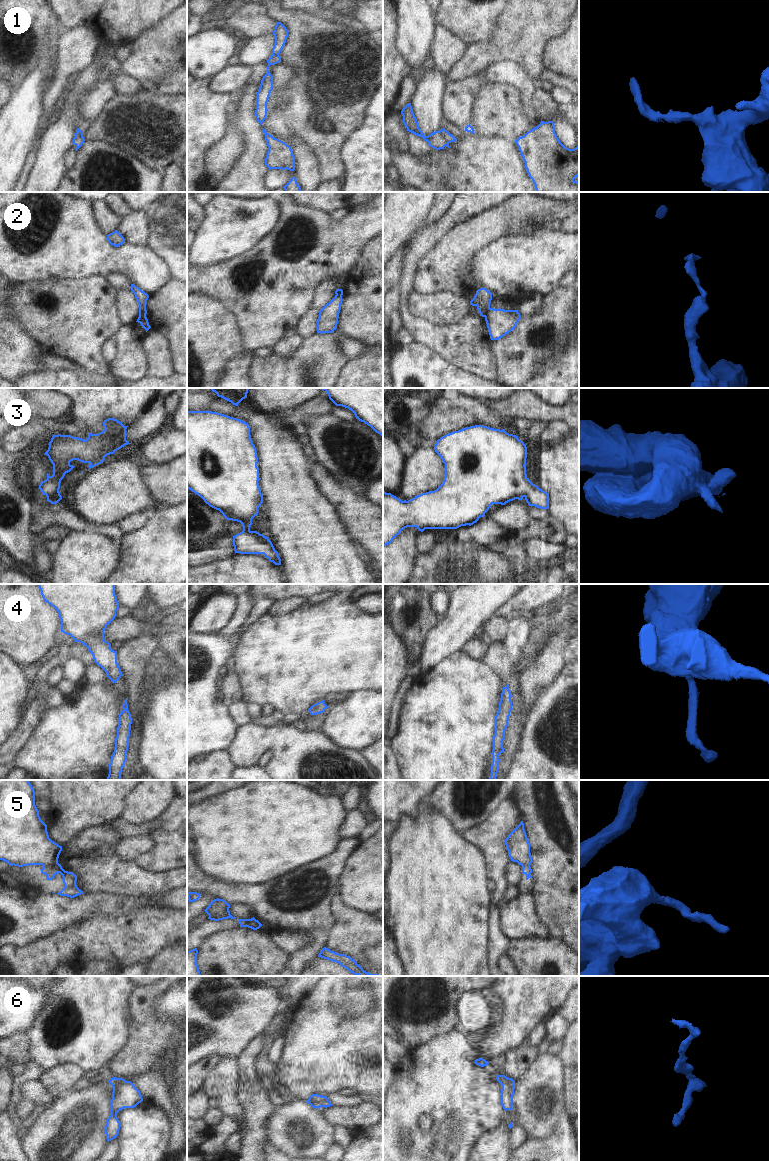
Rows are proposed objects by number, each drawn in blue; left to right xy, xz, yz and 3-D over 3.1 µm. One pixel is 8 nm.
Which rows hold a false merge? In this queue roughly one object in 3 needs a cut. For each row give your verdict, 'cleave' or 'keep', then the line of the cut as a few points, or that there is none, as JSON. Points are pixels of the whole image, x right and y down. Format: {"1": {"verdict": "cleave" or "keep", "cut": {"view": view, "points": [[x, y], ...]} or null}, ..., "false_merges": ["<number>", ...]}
{"1": {"verdict": "cleave", "cut": {"view": "yz", "points": [[439, 131], [448, 143]]}}, "2": {"verdict": "cleave", "cut": {"view": "yz", "points": [[490, 308], [484, 316]]}}, "3": {"verdict": "keep", "cut": null}, "4": {"verdict": "keep", "cut": null}, "5": {"verdict": "cleave", "cut": {"view": "xy", "points": [[58, 863], [43, 866]]}}, "6": {"verdict": "keep", "cut": null}, "false_merges": ["1", "2", "5"]}

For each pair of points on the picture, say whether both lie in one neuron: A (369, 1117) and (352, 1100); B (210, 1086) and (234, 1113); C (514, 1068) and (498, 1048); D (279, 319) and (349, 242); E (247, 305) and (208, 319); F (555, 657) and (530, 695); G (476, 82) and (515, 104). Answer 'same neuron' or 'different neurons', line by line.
A: different neurons
B: same neuron
C: different neurons
D: same neuron
E: different neurons
F: same neuron
G: different neurons

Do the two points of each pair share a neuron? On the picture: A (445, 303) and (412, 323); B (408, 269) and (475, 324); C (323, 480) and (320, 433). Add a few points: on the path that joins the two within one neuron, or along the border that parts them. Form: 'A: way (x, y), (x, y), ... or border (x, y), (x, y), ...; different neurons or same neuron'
A: border (407, 299), (409, 310), (415, 316), (444, 326); different neurons
B: way (404, 298), (405, 314), (423, 332), (446, 334); same neuron
C: border (317, 460), (336, 478); different neurons

